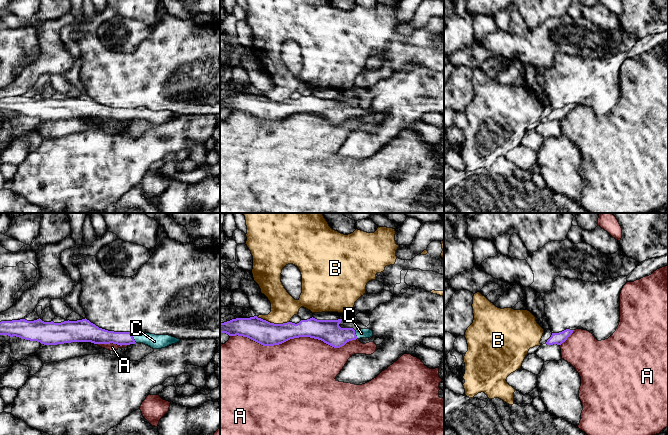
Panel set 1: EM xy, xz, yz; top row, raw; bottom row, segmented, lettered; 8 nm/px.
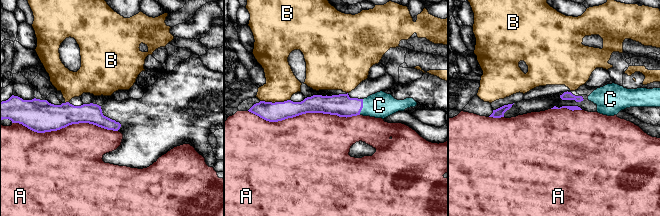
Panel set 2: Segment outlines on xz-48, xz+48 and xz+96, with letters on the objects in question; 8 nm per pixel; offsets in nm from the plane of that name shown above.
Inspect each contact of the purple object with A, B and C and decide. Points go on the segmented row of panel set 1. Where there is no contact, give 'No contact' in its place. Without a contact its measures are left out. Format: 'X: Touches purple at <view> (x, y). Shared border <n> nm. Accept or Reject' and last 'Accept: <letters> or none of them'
A: Touches purple at xz (293, 338). Shared border 1000 nm. Reject
B: Touches purple at xz (273, 323). Shared border 280 nm. Reject
C: Touches purple at xy (133, 338). Shared border 90 nm. Accept
Accept: C

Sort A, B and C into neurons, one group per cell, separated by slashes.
A / B / C

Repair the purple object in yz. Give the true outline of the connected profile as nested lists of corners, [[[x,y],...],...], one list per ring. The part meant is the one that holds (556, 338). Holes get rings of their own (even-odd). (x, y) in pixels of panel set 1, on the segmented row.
[[[566,329],[559,333],[552,333],[551,337],[547,340],[547,345],[561,345],[563,342],[567,340],[567,338],[573,333],[573,330]]]

